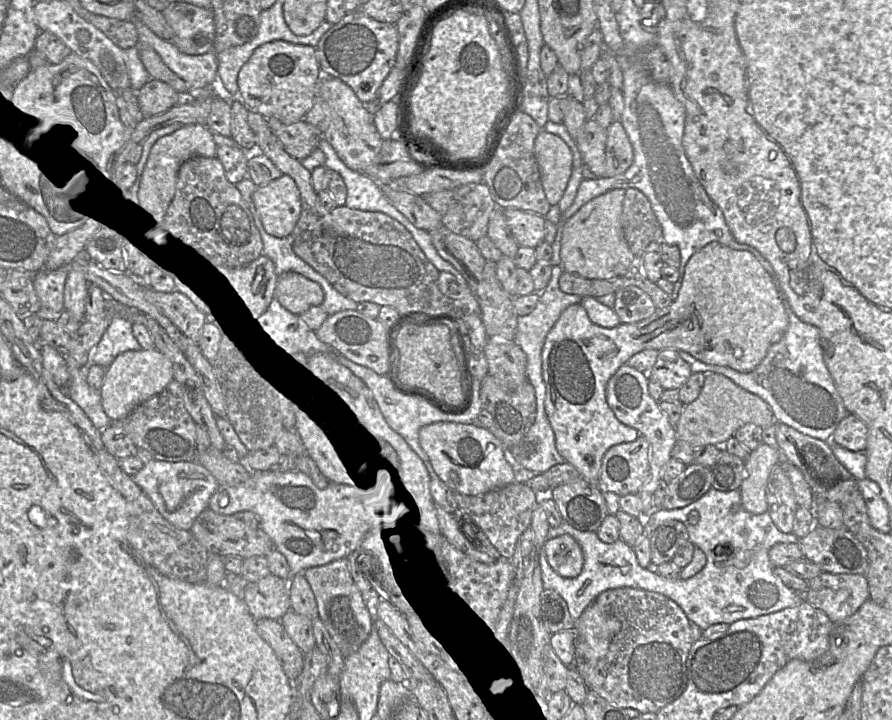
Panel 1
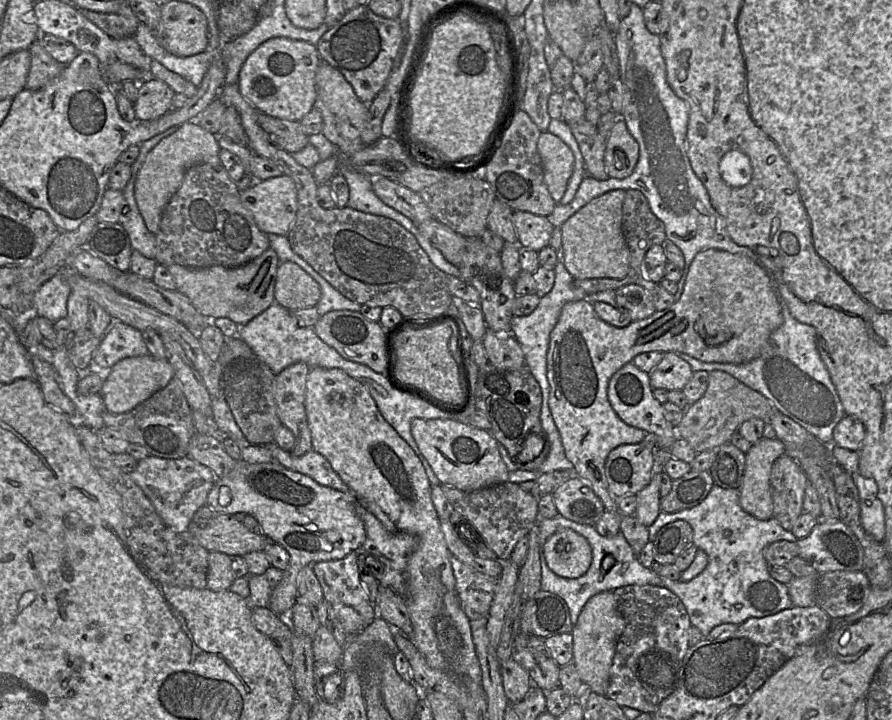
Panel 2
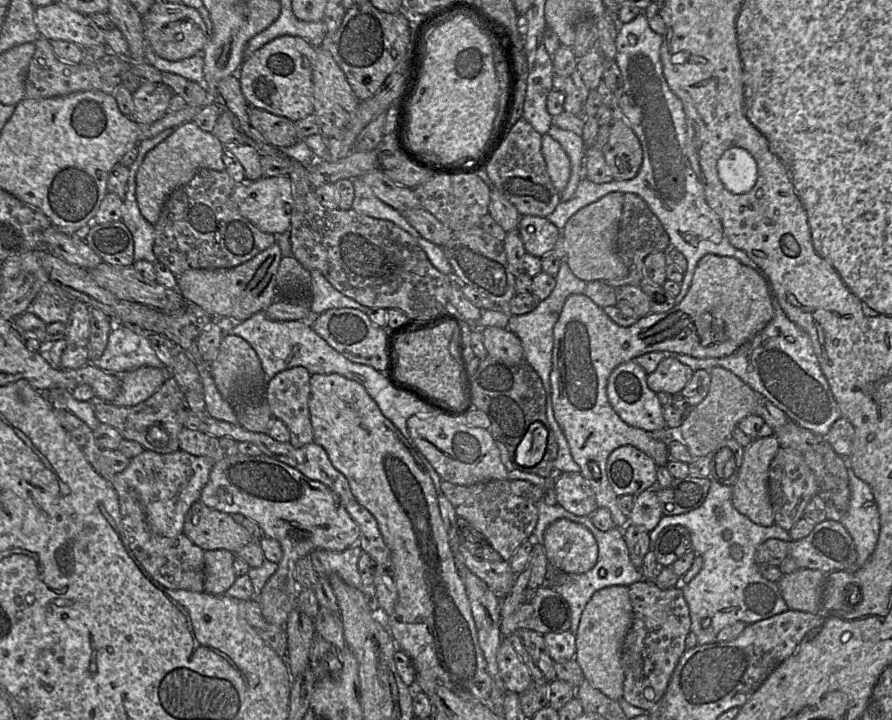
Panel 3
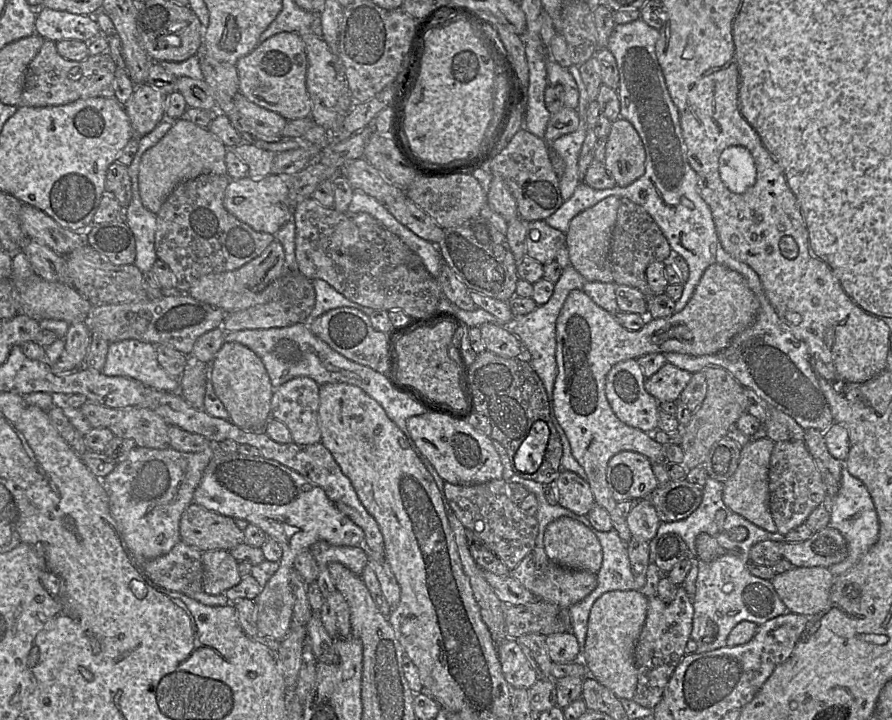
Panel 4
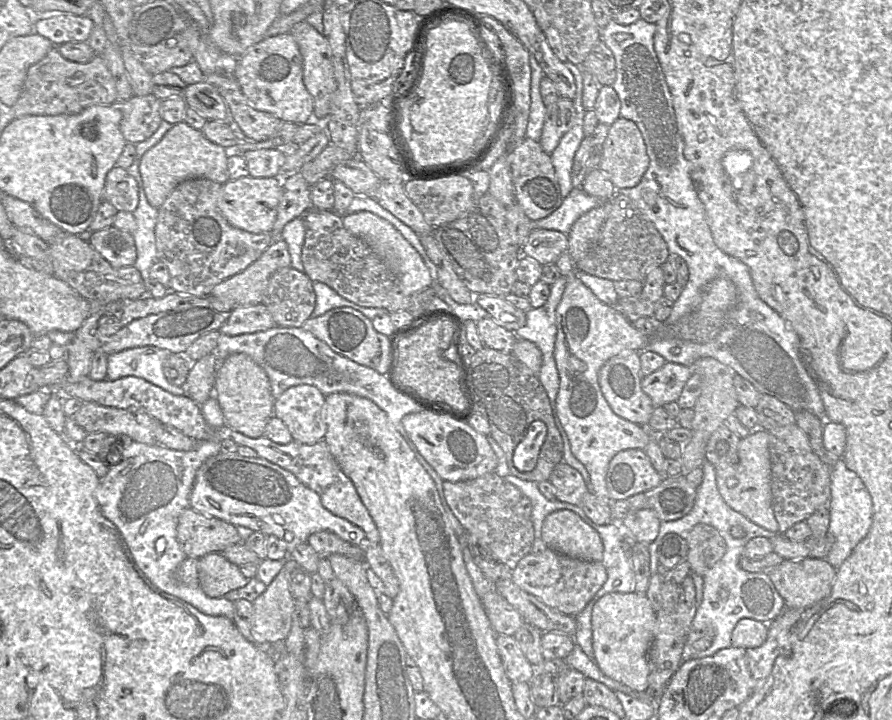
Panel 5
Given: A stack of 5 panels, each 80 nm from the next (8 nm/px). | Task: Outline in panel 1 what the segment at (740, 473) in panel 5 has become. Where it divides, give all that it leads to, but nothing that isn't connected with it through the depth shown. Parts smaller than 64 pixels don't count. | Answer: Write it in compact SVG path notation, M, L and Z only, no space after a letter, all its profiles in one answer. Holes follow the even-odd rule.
M761 443L745 462L745 478L740 486L742 505L752 514L768 511L767 482L773 467L782 460L778 447Z

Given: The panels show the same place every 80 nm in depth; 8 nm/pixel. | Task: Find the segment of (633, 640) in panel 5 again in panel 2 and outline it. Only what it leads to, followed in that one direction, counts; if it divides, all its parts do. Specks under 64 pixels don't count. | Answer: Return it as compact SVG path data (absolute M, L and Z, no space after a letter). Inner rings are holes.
M604 591L592 596L584 605L573 626L572 662L584 686L598 695L606 696L616 644L624 628L625 621L618 610L618 601L613 591Z

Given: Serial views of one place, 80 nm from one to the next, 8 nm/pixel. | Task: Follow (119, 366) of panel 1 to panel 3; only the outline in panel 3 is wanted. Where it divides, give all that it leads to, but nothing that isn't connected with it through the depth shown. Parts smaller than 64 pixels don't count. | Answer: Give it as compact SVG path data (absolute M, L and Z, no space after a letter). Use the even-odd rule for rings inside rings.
M142 366L120 374L121 386L112 403L116 406L135 406L151 397L170 376L166 367Z

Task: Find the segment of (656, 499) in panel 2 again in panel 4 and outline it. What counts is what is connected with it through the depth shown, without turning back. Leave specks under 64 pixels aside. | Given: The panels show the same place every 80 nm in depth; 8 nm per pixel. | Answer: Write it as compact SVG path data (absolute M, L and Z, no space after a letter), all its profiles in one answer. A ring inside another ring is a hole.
M641 499L633 504L626 523L632 536L650 541L655 537L661 521L654 506L647 499Z

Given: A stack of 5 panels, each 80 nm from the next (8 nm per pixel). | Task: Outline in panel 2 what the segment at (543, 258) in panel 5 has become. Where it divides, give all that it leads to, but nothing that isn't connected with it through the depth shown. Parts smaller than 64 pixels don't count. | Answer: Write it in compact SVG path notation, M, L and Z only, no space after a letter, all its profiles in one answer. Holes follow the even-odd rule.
M514 211L512 222L521 247L540 251L550 244L554 226L547 216L539 216L526 211Z

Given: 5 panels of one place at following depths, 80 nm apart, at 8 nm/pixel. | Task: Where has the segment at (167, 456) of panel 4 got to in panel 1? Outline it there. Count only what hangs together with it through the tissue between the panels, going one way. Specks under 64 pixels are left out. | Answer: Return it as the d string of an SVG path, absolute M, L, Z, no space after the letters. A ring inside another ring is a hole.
M152 459L134 475L133 480L145 494L151 499L161 515L177 528L190 530L198 515L208 508L212 494L220 484L212 473L201 465L197 460L169 462Z

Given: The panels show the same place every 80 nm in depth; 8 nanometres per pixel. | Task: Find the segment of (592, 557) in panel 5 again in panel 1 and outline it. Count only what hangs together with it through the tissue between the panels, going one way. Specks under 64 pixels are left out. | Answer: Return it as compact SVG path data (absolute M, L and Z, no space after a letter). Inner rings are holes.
M570 535L547 539L542 549L549 566L558 575L574 578L581 573L584 564L582 549Z

